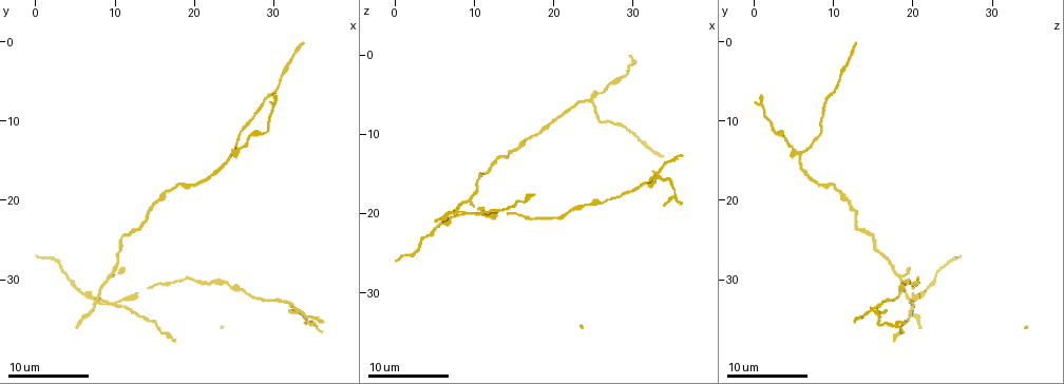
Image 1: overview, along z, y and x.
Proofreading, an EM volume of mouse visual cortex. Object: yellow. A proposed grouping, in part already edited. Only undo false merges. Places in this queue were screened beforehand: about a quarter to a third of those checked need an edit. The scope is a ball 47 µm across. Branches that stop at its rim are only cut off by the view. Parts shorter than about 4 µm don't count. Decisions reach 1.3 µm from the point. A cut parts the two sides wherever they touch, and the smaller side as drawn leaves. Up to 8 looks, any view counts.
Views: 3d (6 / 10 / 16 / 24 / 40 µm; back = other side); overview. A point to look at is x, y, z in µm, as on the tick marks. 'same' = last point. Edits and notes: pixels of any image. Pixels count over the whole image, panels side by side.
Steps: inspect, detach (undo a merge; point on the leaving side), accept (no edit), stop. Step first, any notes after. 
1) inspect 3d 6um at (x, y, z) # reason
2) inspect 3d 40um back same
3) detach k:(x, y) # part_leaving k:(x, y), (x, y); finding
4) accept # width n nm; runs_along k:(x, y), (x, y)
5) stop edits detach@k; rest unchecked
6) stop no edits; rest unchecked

inspect 3d 16um at (25.0, 14.2, 5.6) # four-way junction

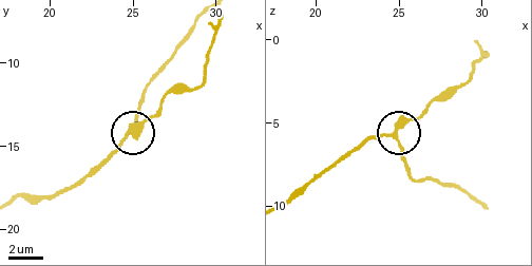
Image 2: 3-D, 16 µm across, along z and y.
accept # width 300 nm; runs_along 2:(283, 206), (364, 141), (398, 132), (426, 109); continuous, no second neuron

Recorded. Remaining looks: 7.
inspect 3d 10um at (19.6, 30.0, 20.6) # thick turns thin

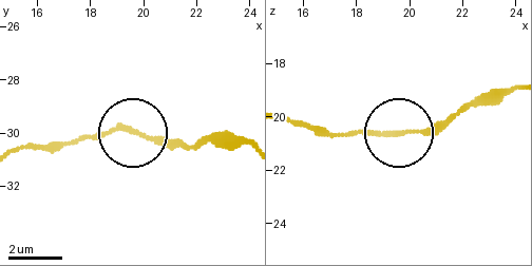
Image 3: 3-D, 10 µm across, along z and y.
inspect 3d 10um back at (19.5, 29.9, 20.6) # other side

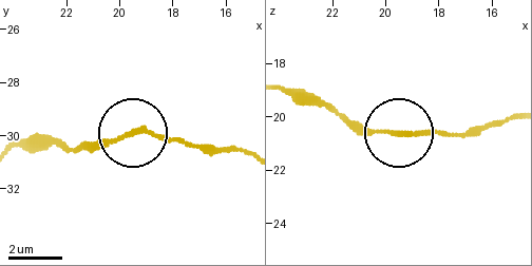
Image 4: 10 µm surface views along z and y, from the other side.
accept # width 160 nm; runs_along 4:(246, 152), (144, 134), (71, 148); continuous, no second neuron

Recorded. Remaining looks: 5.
inspect 3d 6um at (11.0, 24.2, 15.0) # narrows sharply

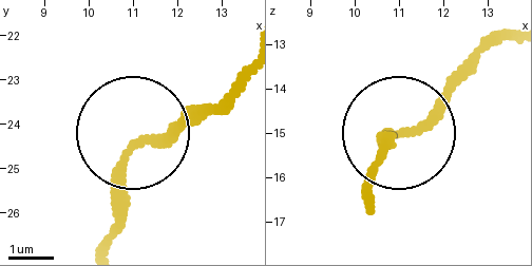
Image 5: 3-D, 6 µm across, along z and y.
inspect 3d 6um back at (11.10, 24.55, 15.00)

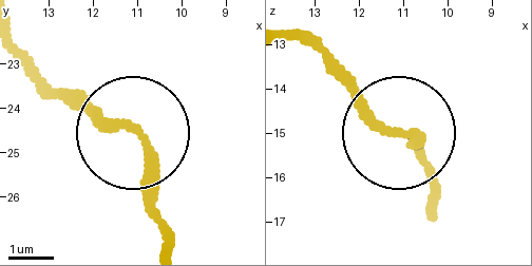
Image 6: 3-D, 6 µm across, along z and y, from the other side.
accept # width 220 nm; runs_along 6:(431, 178), (419, 149), (310, 39); all the same neuron

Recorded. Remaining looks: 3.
inspect 3d 10um at (24.2, 30.6, 18.8) # narrows sharply

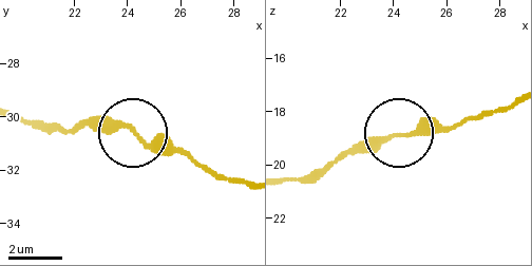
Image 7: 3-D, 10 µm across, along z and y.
accept # runs_along 7:(17, 115), (71, 129), (118, 129), (173, 145), (191, 160); one neuron here

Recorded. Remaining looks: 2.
stop no edits; rest unchecked

